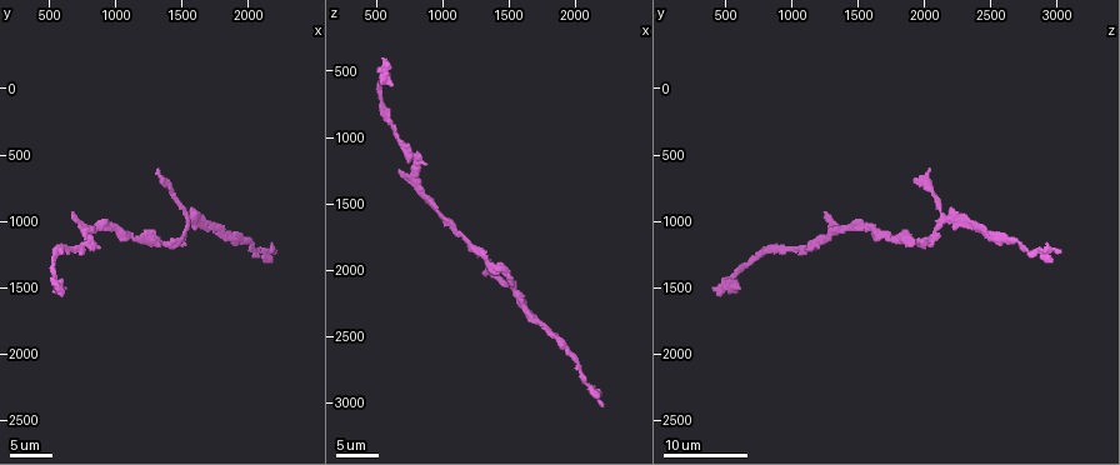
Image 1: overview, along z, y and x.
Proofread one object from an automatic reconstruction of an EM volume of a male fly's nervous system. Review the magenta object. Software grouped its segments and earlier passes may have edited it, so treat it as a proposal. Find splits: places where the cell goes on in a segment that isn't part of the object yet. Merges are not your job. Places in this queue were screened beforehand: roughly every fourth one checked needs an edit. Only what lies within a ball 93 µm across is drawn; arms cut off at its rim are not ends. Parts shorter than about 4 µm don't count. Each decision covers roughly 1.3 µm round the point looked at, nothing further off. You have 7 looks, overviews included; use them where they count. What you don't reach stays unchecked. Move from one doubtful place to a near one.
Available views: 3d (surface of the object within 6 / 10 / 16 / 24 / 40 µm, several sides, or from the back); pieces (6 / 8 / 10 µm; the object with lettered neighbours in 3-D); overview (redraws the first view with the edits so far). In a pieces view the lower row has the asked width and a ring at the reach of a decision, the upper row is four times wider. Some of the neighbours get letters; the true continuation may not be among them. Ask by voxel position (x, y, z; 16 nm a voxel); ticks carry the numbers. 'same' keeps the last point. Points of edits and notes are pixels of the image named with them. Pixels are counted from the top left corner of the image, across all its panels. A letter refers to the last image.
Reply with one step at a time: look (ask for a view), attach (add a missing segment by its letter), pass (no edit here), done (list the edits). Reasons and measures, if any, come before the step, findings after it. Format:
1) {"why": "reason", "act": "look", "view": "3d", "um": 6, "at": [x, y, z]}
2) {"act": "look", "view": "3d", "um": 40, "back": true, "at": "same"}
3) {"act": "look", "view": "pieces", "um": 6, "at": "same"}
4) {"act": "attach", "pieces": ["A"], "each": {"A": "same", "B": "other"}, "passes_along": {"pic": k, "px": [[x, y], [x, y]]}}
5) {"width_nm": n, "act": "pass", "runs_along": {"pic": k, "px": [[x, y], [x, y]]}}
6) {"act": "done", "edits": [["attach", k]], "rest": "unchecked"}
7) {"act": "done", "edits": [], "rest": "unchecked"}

{"why": "branch stops here", "act": "look", "view": "3d", "um": 16, "at": [580, 1520, 460]}

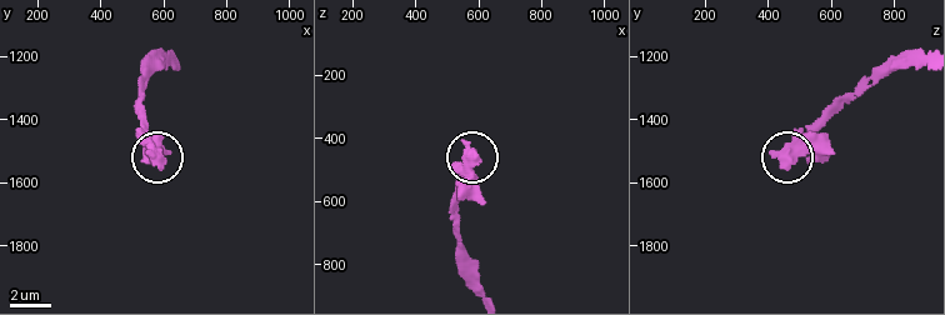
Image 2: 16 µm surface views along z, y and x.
{"why": "see the neighbours", "act": "look", "view": "pieces", "um": 10, "at": [580, 1550, 450]}

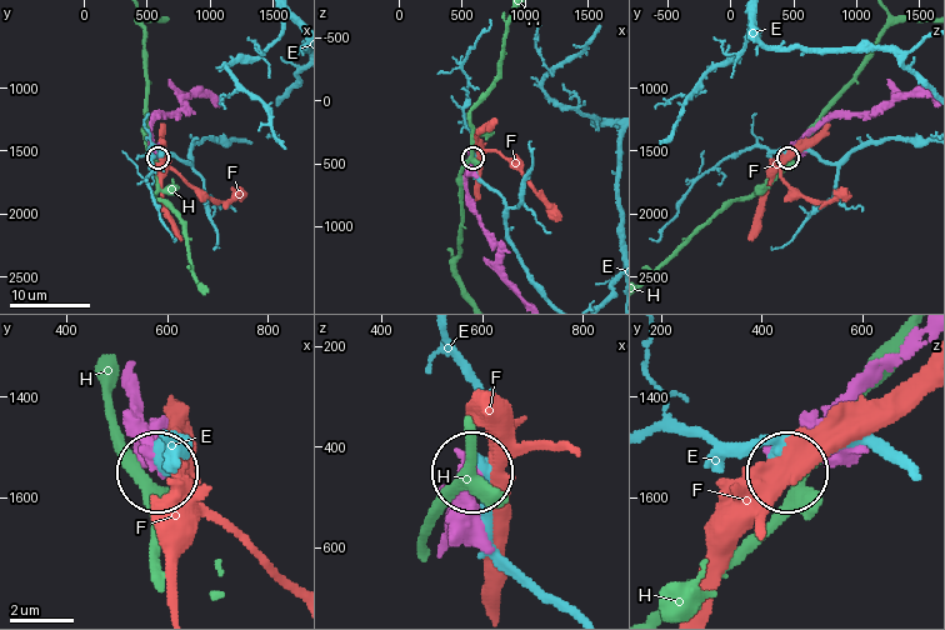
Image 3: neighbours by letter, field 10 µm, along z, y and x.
{"act": "pass", "each": {"E": "other", "F": "other", "H": "other"}, "found": "no lettered segment goes on from it"}

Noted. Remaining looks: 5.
{"why": "free end", "act": "look", "view": "3d", "um": 16, "at": [700, 960, 1260]}

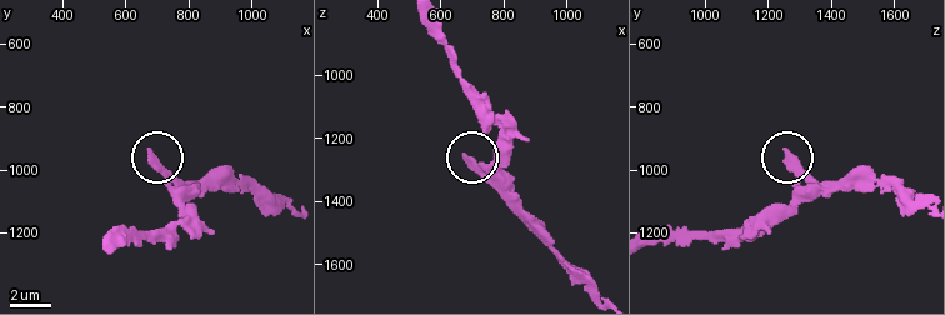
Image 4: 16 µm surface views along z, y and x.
{"act": "look", "view": "pieces", "um": 8, "at": [680, 940, 1260]}

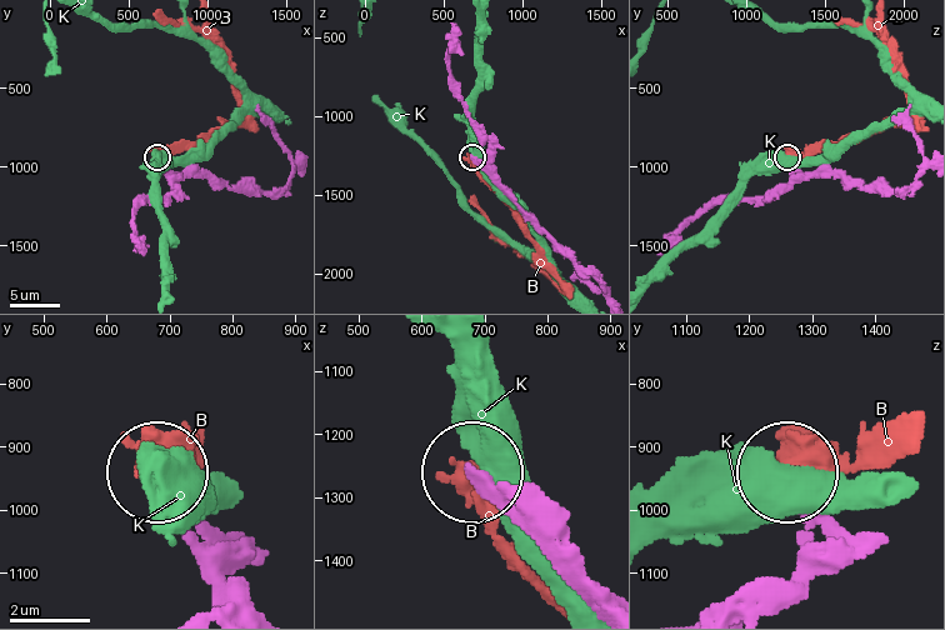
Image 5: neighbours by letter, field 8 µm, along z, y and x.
{"width_nm": 320, "act": "pass", "each": {"B": "other", "K": "other"}, "found": "none of them fits"}

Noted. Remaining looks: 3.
{"why": "end of a long branch", "act": "look", "view": "3d", "um": 24, "at": [2200, 1220, 3020]}

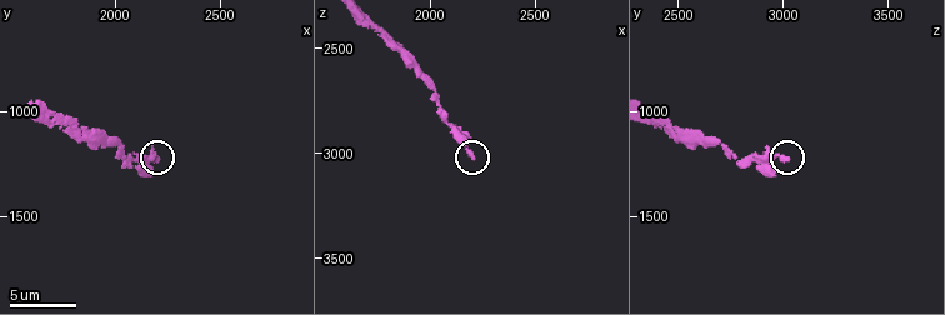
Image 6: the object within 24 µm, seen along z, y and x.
{"why": "see the neighbours", "act": "look", "view": "pieces", "um": 8, "at": [2200, 1240, 3010]}

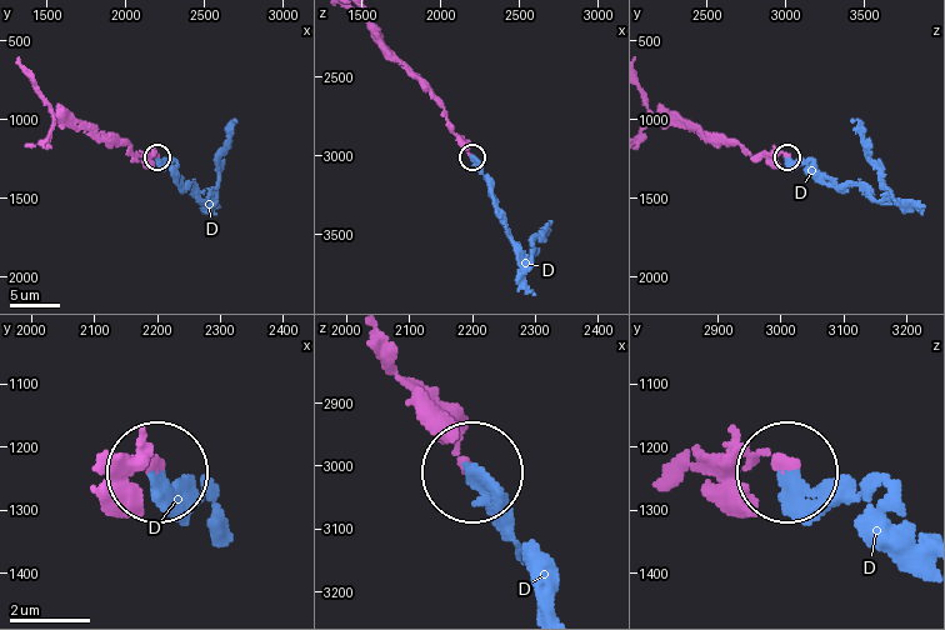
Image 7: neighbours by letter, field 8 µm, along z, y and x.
{"act": "attach", "pieces": ["D"], "each": {"D": "same"}, "passes_along": {"pic": 7, "px": [[689, 461], [755, 451], [916, 526]]}, "found": "the cell continues"}

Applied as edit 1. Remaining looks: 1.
{"act": "done", "edits": [["attach", 7]], "rest": "unchecked"}

